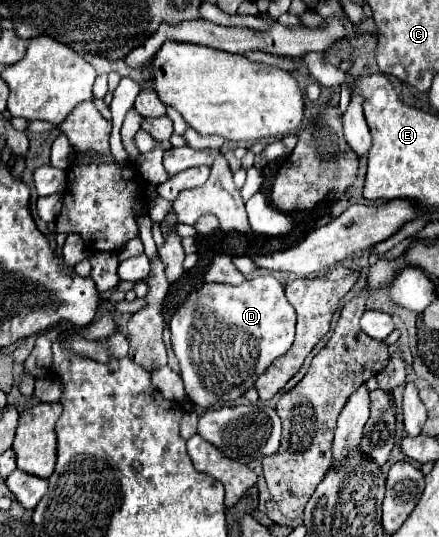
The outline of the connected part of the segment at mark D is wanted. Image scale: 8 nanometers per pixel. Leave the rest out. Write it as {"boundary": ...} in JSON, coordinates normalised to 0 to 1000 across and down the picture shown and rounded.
{"boundary":[[[622,514],[567,518],[544,533],[462,529],[453,540],[435,544],[431,555],[399,577],[385,600],[385,615],[426,737],[458,760],[499,760],[549,741],[563,723],[576,723],[585,700],[663,648],[672,626],[672,577],[649,555],[645,529]]]}

